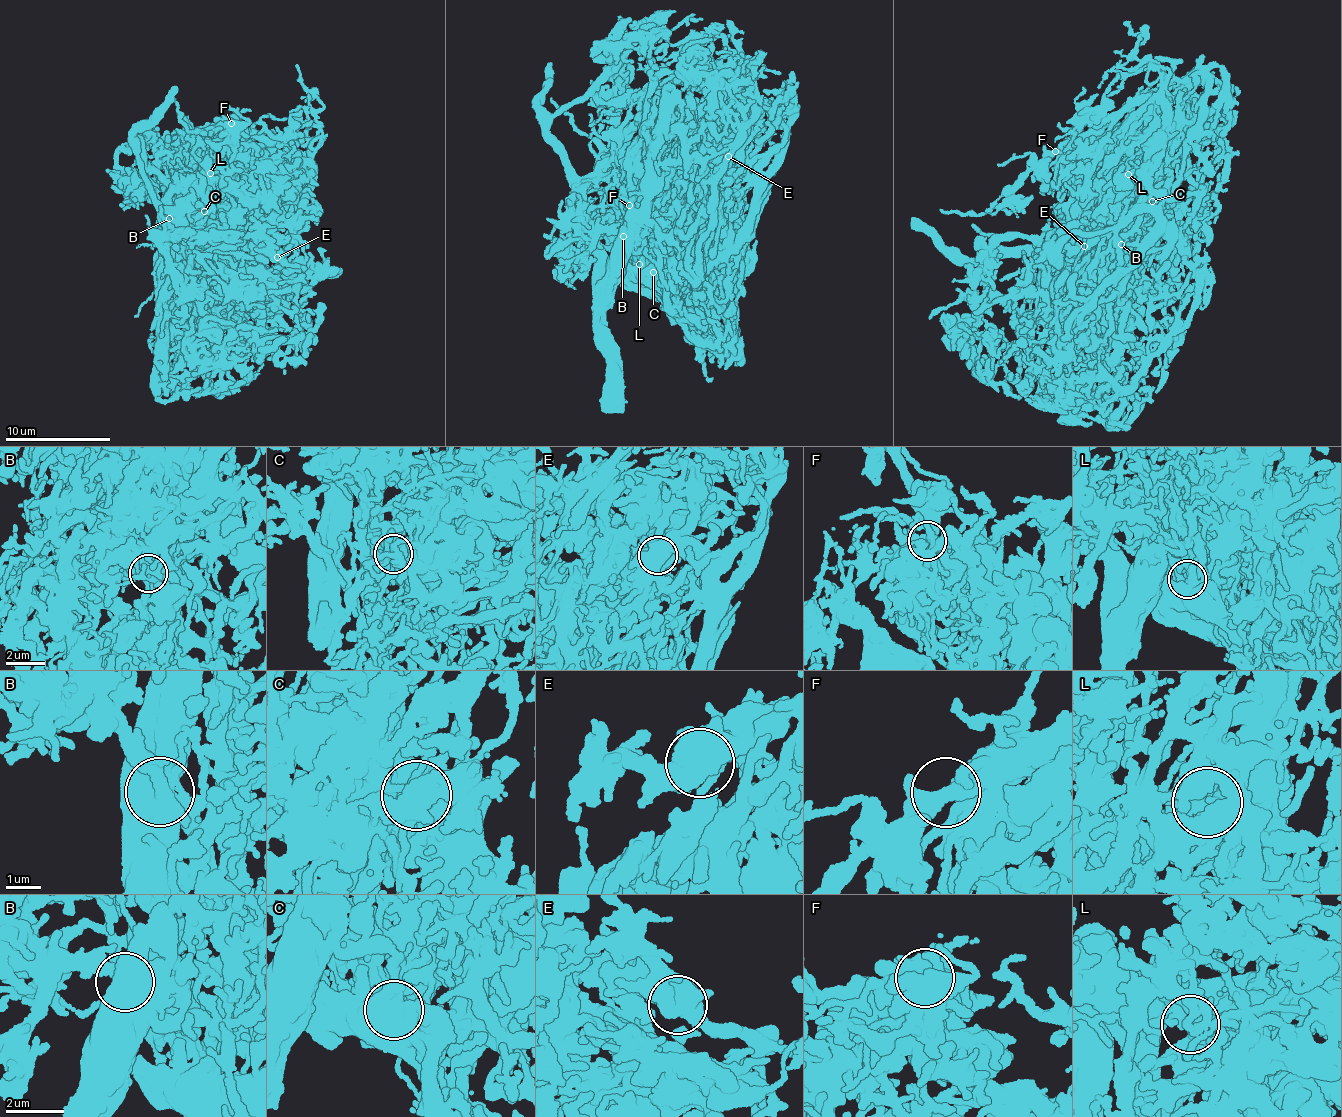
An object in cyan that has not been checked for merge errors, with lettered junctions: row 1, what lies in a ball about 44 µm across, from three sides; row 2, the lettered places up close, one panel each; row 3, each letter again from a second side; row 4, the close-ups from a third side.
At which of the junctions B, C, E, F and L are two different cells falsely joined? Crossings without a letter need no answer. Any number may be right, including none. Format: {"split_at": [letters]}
{"split_at": []}

